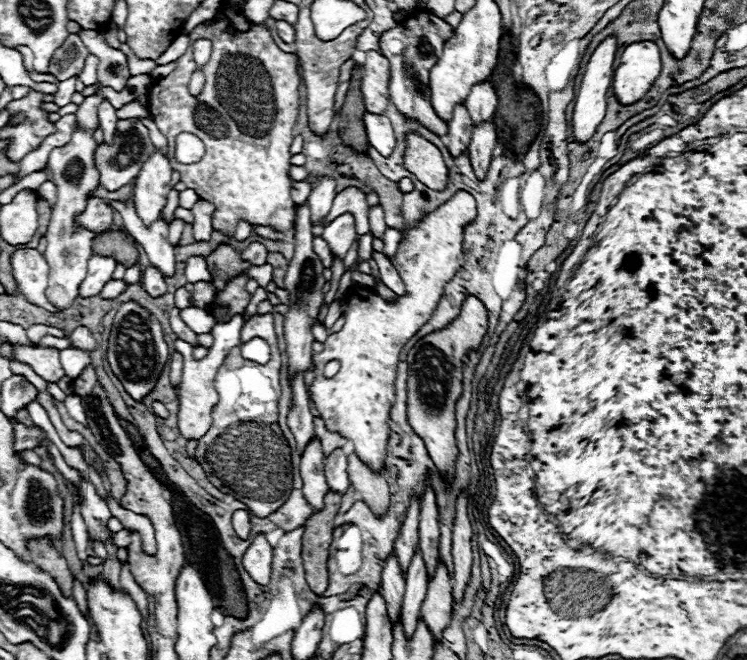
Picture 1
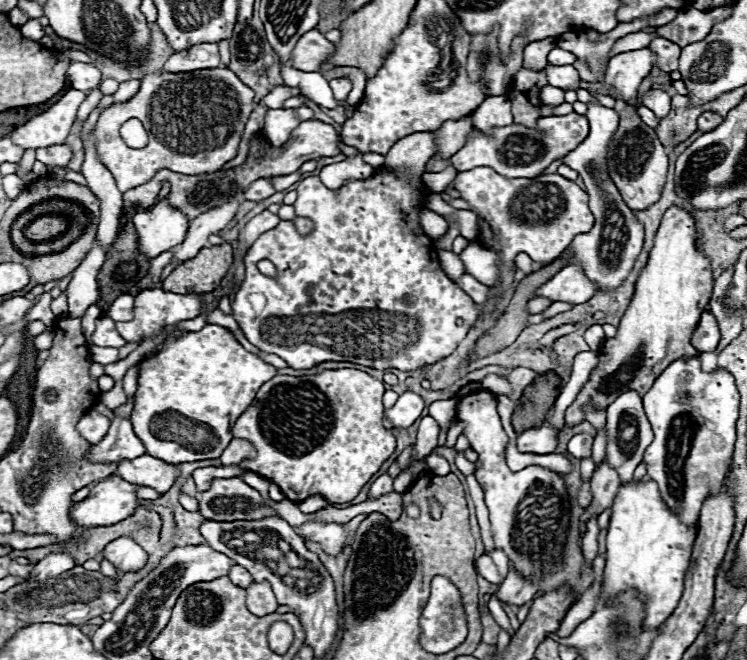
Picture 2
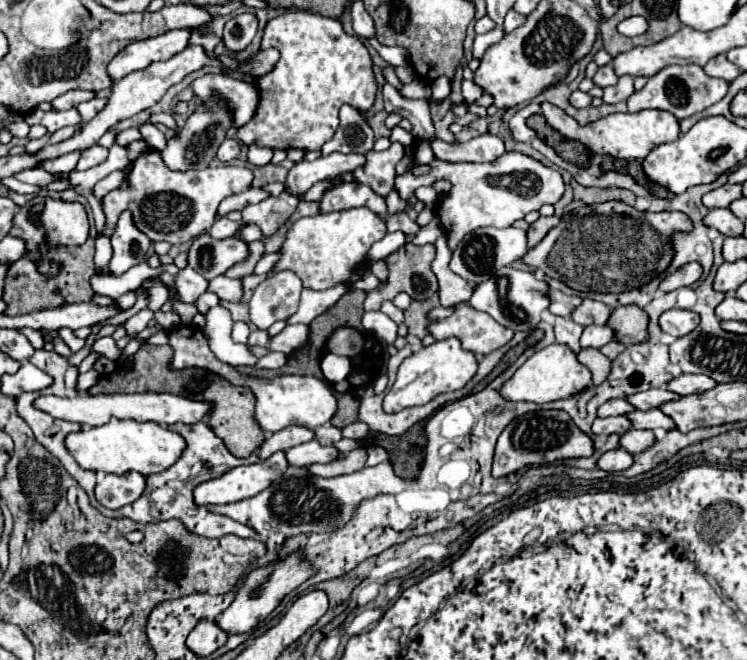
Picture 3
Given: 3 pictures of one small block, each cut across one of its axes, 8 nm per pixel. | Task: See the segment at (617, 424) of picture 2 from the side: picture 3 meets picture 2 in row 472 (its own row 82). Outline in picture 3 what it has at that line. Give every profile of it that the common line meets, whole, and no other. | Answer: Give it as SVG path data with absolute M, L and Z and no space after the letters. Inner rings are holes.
M622 76L618 80L618 84L604 88L604 96L602 96L604 104L616 104L616 102L628 100L634 94L634 86L632 84L634 84L632 76Z

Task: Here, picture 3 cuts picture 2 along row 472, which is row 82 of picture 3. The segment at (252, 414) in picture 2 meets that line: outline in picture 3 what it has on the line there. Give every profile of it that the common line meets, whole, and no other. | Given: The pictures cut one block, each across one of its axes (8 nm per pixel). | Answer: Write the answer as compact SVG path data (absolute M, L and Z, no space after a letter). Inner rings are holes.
M292 10L290 14L282 14L268 22L262 38L262 50L270 46L280 50L280 60L272 72L256 78L260 90L258 110L248 124L238 128L238 138L244 144L256 142L272 150L276 148L320 150L334 136L338 128L338 110L342 104L350 104L360 112L366 112L374 104L374 96L378 88L372 72L370 54L366 46L358 40L358 36L348 36L342 30L342 24L338 20L326 16L314 16L312 12Z

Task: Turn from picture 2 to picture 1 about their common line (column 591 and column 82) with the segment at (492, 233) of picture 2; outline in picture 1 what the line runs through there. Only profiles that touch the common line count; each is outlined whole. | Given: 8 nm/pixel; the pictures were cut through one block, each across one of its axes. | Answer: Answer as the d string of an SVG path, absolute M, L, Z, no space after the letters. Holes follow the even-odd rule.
M98 196L88 198L88 204L80 216L76 216L76 226L88 228L90 232L104 234L112 230L112 220L114 220L114 210Z

